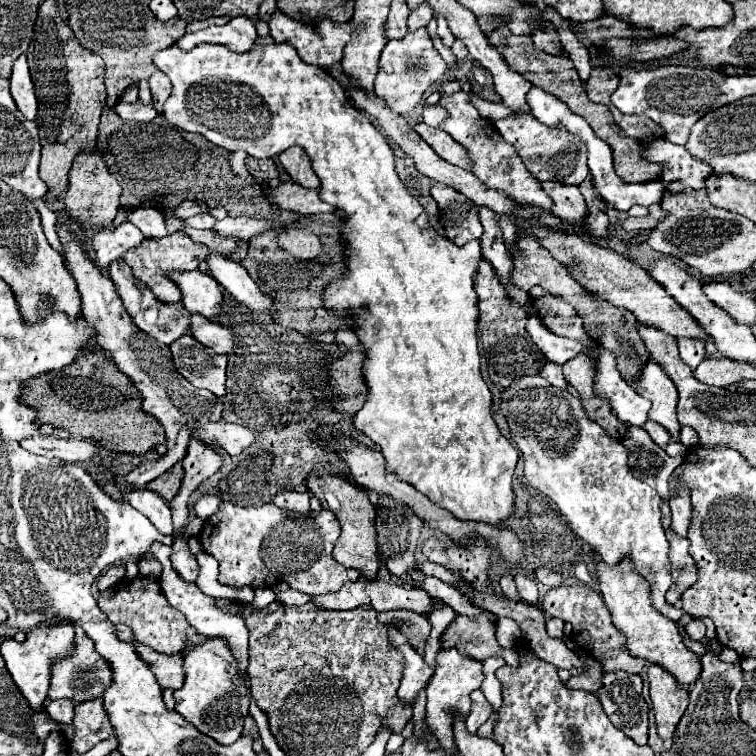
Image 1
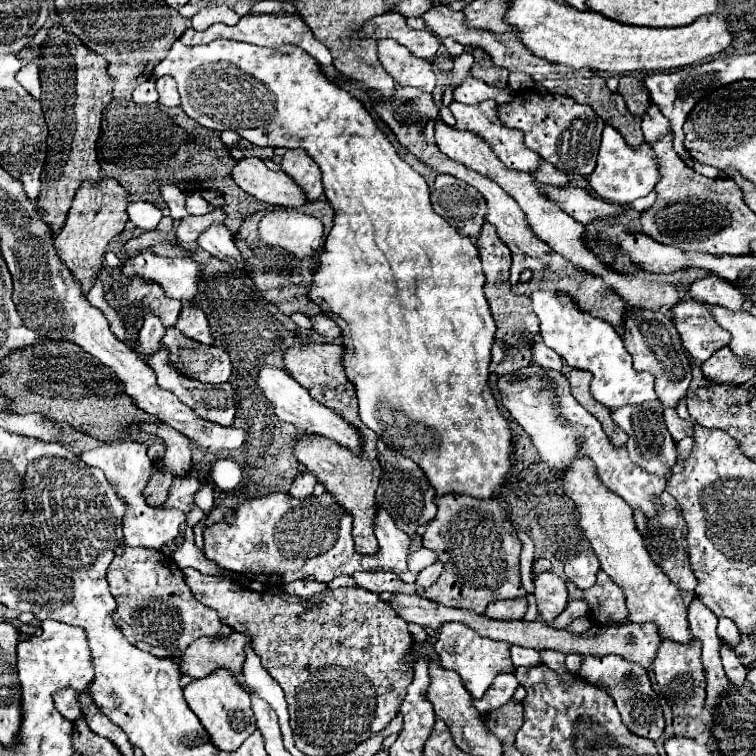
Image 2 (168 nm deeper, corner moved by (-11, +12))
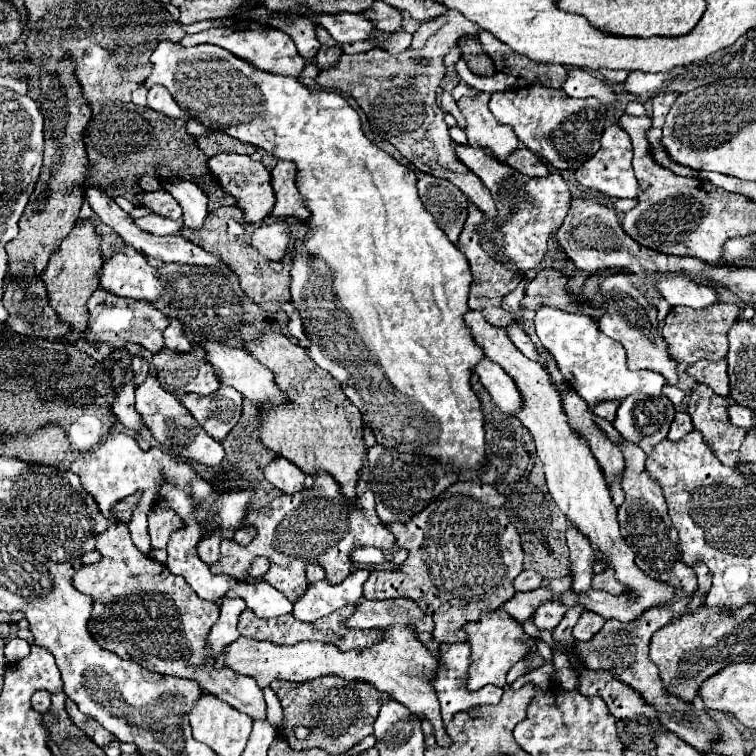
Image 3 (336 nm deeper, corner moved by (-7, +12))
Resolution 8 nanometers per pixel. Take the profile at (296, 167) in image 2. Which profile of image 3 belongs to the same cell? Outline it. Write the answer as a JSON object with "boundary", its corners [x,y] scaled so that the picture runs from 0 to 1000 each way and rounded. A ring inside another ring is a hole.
{"boundary":[[[368,212],[368,217],[360,225],[360,249],[365,254],[365,272],[360,278],[360,286],[365,288],[392,286],[397,291],[405,291],[410,286],[410,278],[405,275],[405,267],[394,254],[392,217],[381,212]]]}

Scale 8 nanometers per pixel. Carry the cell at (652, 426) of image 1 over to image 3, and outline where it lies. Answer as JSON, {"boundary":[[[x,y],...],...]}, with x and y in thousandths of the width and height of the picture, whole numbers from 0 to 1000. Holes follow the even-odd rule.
{"boundary":[[[894,545],[892,558],[889,558],[889,563],[886,563],[886,571],[884,571],[884,582],[894,585],[894,582],[905,579],[905,577],[907,577],[910,571],[915,571],[915,569],[918,569],[918,563],[915,563],[913,550],[910,550],[907,545]]]}

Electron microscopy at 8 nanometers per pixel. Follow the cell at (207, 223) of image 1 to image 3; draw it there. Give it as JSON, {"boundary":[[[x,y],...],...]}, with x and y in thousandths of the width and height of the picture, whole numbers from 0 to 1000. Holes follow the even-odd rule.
{"boundary":[[[196,254],[190,262],[188,262],[190,272],[201,275],[204,283],[212,283],[212,286],[220,286],[220,288],[241,288],[241,278],[238,278],[238,270],[235,265],[222,257],[222,254]]]}

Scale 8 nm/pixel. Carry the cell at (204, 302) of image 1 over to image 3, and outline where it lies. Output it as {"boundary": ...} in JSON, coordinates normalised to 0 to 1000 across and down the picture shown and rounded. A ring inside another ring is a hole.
{"boundary":[[[159,333],[140,344],[132,357],[132,378],[156,392],[198,399],[217,389],[217,370],[209,354],[196,349],[185,333]]]}

